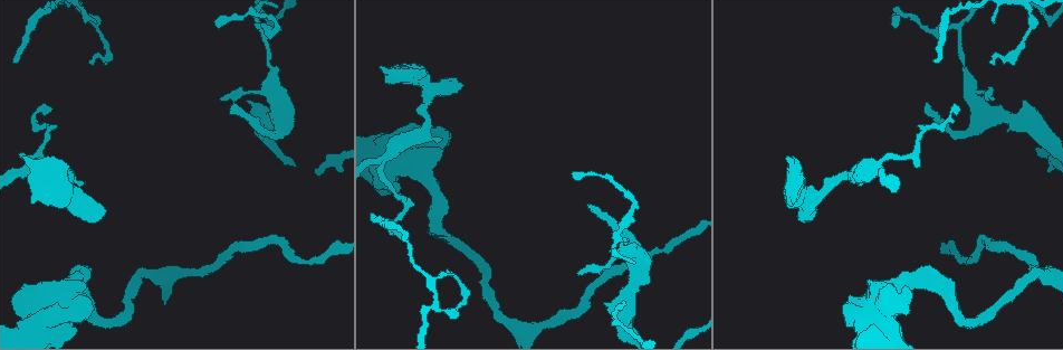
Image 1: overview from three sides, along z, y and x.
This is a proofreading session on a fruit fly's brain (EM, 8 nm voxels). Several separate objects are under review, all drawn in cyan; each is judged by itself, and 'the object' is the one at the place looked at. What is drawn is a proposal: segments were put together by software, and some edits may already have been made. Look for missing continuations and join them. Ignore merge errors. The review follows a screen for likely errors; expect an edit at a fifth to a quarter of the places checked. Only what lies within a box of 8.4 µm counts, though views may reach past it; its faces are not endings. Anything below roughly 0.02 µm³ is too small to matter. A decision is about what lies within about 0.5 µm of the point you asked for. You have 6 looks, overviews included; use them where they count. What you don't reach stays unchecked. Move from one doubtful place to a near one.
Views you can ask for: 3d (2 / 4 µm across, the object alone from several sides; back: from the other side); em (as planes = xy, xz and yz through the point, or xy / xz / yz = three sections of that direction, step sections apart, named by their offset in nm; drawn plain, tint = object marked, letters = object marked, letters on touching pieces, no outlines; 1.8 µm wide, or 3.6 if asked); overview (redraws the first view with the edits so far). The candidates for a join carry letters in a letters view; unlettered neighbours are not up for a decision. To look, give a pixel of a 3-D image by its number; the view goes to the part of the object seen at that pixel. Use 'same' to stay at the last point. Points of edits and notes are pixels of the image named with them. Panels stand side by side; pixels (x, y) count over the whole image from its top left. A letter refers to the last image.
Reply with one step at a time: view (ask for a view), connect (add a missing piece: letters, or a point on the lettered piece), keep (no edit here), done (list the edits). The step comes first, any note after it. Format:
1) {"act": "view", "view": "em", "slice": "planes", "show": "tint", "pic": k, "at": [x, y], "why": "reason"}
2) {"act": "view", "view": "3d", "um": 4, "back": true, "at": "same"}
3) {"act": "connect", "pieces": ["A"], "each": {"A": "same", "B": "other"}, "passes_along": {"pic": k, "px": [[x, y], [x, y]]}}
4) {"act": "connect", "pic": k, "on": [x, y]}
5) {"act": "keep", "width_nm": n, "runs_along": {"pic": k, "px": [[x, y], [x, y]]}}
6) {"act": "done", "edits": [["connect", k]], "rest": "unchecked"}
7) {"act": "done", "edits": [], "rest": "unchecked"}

{"act": "view", "view": "3d", "um": 2, "pic": 1, "at": [928, 103], "why": "free end"}

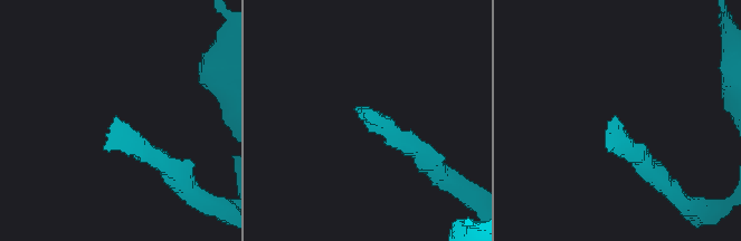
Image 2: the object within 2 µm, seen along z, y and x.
{"act": "view", "view": "em", "slice": "planes", "show": "letters", "pic": 2, "at": [116, 119], "why": "shape alone is not enough"}

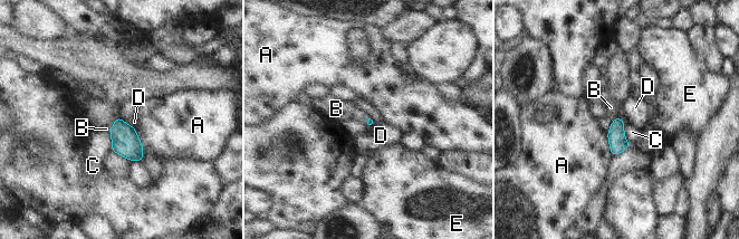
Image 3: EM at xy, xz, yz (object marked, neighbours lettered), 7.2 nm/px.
{"act": "connect", "pieces": ["B"], "longest_contact_nm": ["A", 260], "each": {"A": "other", "B": "same", "C": "other", "D": "other", "E": "other"}, "found": "it goes on there"}

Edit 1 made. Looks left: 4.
{"act": "view", "view": "overview"}

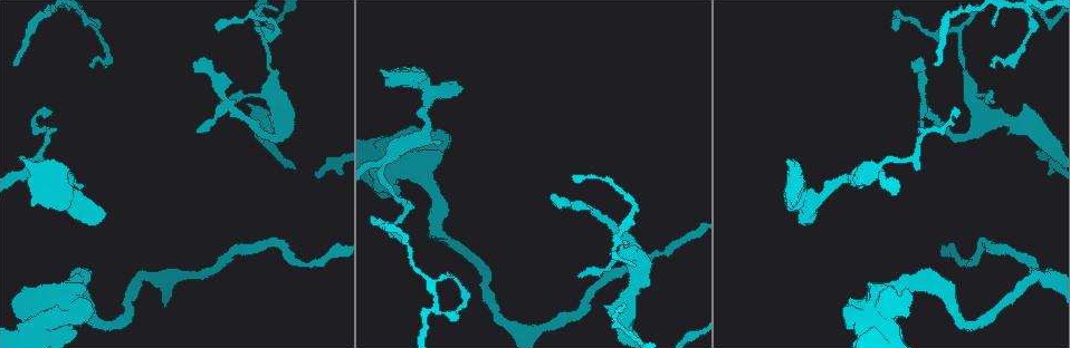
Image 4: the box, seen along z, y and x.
{"act": "view", "view": "3d", "um": 2, "pic": 4, "at": [246, 104]}

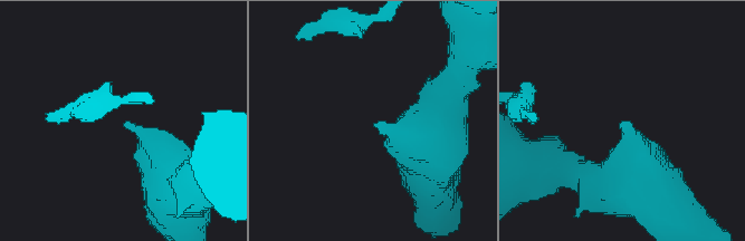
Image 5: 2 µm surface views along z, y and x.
{"act": "view", "view": "em", "slice": "xy", "step": 8, "show": "letters", "pic": 5, "at": [622, 121]}

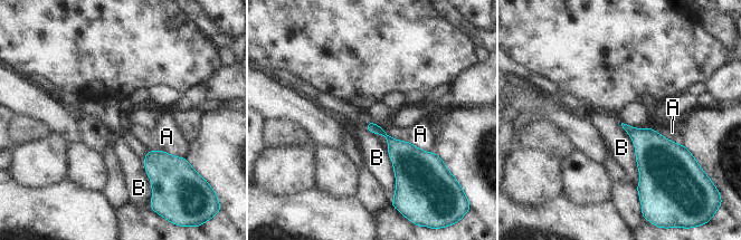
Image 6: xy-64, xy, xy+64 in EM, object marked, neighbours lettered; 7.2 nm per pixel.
{"act": "view", "view": "em", "slice": "planes", "show": "letters", "at": "same", "why": "cut it another way"}

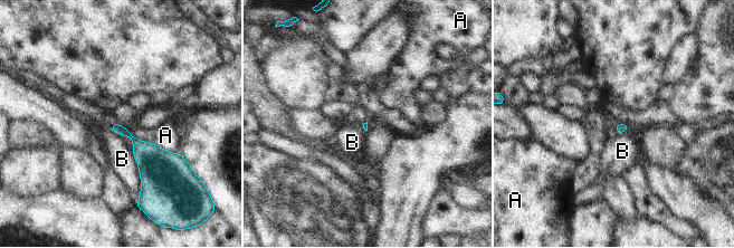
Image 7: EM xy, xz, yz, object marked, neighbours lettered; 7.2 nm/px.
{"act": "keep", "each": {"A": "other", "B": "other"}, "border": {"pic": 7, "px": [[132, 152], [140, 177], [140, 198]]}, "found": "none of them fits"}

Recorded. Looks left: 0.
{"act": "done", "edits": [["connect", 3]], "rest": "unchecked"}

